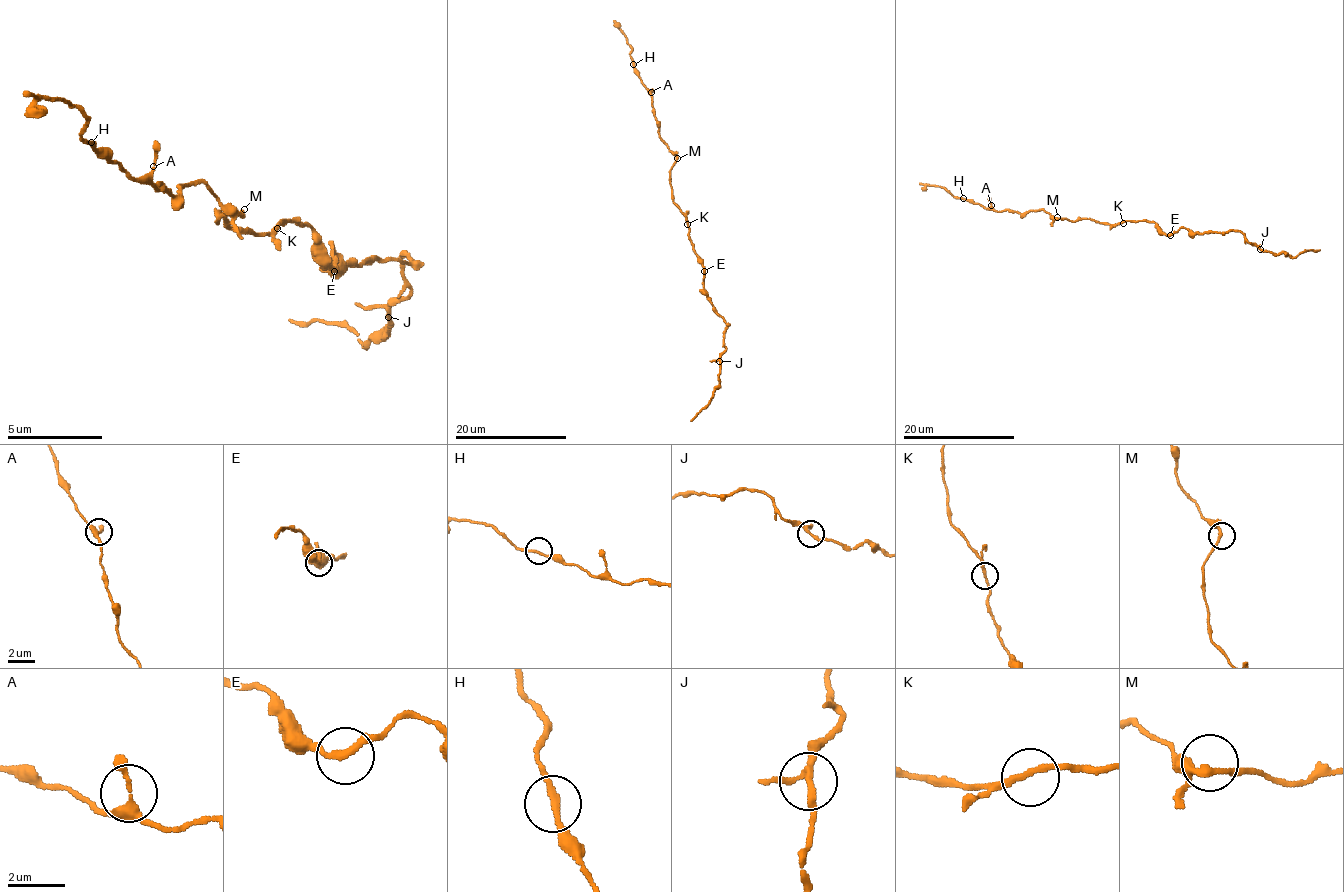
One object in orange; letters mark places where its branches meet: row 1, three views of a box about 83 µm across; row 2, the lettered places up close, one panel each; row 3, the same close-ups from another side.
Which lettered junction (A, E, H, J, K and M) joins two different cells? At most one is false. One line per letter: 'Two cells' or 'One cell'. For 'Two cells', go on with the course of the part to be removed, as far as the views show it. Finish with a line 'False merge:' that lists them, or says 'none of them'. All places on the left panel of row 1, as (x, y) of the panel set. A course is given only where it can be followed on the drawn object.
A: One cell
E: One cell
H: One cell
J: One cell
K: One cell
M: One cell
False merge: none of them

